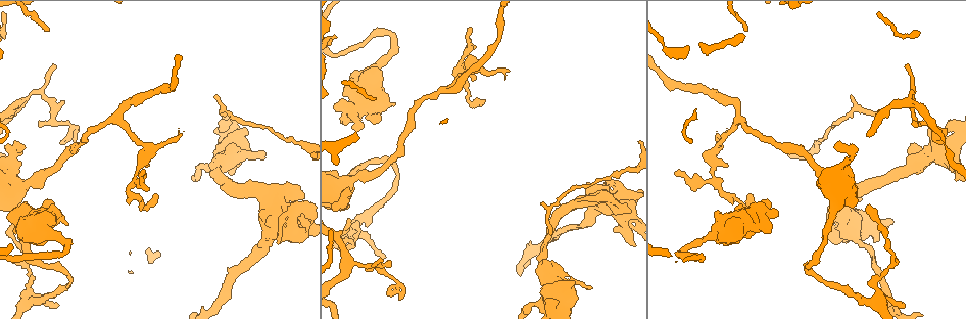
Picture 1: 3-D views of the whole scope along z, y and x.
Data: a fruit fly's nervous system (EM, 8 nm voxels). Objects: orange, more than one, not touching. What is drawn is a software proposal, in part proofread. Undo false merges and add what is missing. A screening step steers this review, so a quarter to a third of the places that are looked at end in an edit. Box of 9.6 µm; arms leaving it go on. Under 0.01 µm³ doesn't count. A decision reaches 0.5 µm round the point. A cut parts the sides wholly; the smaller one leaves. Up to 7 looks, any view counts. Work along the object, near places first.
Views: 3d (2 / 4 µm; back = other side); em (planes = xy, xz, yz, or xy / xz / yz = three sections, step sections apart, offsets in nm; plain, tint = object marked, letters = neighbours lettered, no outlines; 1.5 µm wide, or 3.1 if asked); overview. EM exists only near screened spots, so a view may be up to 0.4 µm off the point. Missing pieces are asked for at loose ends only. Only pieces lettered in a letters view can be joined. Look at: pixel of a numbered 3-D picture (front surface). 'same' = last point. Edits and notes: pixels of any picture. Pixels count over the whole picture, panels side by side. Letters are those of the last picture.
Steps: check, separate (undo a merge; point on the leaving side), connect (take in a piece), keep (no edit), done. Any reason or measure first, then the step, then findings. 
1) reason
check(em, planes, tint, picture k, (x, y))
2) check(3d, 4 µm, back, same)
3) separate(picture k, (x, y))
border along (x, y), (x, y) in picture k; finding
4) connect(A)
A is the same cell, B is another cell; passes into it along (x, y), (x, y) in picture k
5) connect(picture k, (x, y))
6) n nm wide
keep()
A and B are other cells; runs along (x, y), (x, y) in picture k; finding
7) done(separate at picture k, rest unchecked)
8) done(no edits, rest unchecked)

abrupt turn
check(3d, 4 µm, back, picture 1, (388, 31))

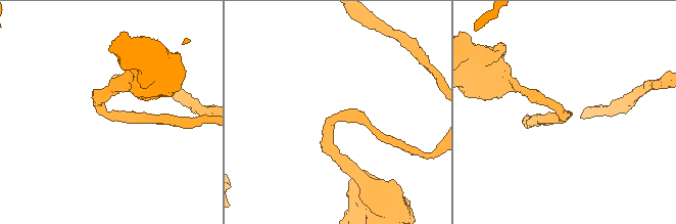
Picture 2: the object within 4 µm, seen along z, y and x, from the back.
now the EM
check(em, planes, letters, picture 2, (341, 114))

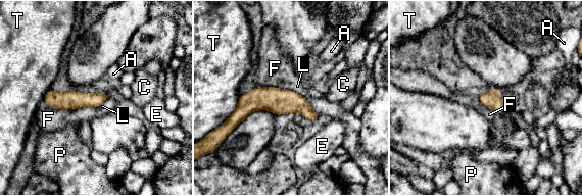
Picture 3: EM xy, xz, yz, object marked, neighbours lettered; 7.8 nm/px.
keep()
A, C, E, F, L, P and T are other cells; all the same neuron

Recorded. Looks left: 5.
tapers out
check(3d, 4 µm, picture 1, (142, 175))

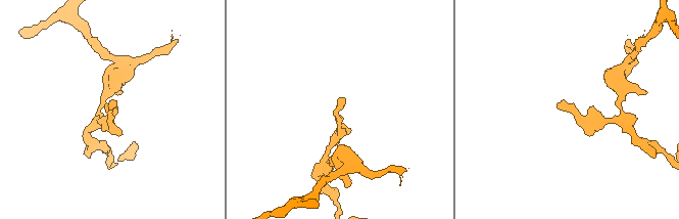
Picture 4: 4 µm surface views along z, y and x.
shape alone is not enough
check(em, planes, letters, picture 4, (556, 106))

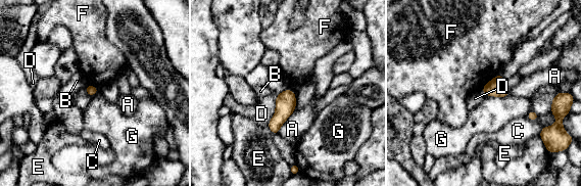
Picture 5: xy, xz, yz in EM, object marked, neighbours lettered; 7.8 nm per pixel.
80 nm wide
keep()
A, B, C, D, E, F and G are other cells; border along (277, 95), (276, 111), (268, 125) in picture 5; no lettered piece goes on from it

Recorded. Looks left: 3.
free end
check(3d, 2 µm, back, picture 1, (749, 206))

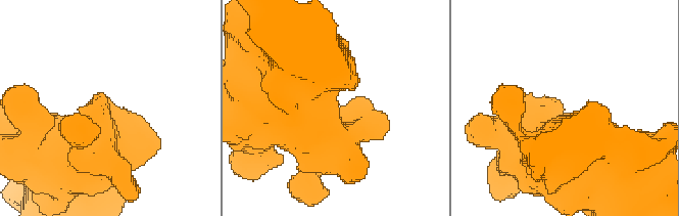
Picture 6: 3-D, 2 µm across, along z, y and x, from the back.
check(em, planes, letters, picture 6, (103, 105))

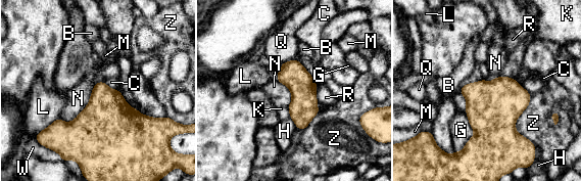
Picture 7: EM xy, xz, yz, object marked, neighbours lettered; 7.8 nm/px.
keep()
B, C, G, H, K, L, M, N, Q, R, W and Z are other cells; border along (95, 84), (89, 103), (62, 122) in picture 7; none of them fits

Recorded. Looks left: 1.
done(no edits, rest unchecked)

